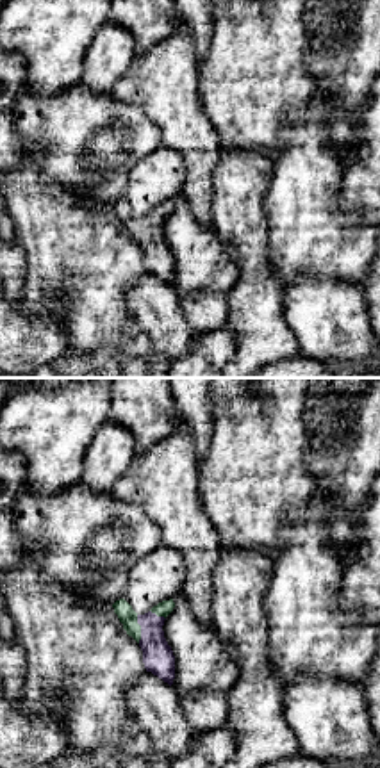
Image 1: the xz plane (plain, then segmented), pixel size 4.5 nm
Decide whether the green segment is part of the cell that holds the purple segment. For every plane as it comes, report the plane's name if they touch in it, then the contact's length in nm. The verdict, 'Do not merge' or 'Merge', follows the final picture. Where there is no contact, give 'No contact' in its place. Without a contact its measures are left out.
Touches purple in xz. Shared border 130 nm

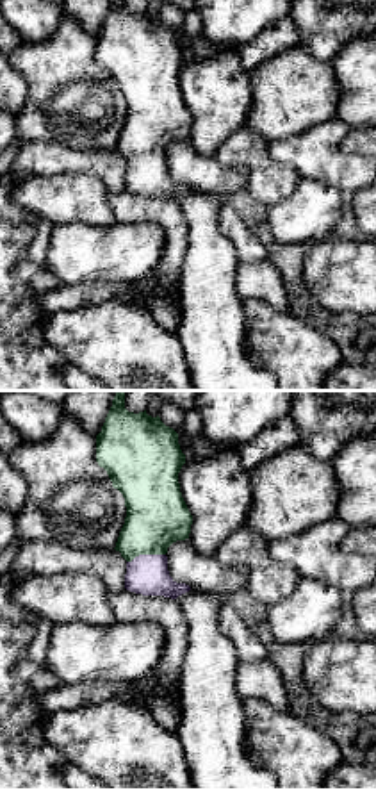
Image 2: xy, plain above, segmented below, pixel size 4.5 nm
Touches purple in xy. Shared border 180 nm

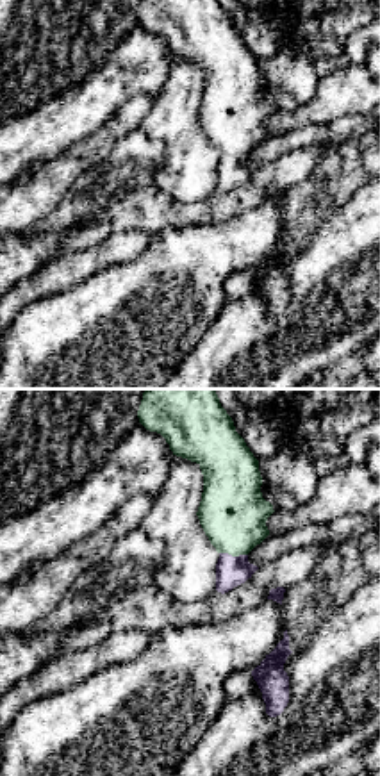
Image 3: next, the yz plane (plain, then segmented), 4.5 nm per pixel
Touches purple in yz. Shared border 130 nm

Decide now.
Merge

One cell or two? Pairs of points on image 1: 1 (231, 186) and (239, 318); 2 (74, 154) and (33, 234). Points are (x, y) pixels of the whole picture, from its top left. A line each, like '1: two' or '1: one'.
1: one
2: two

